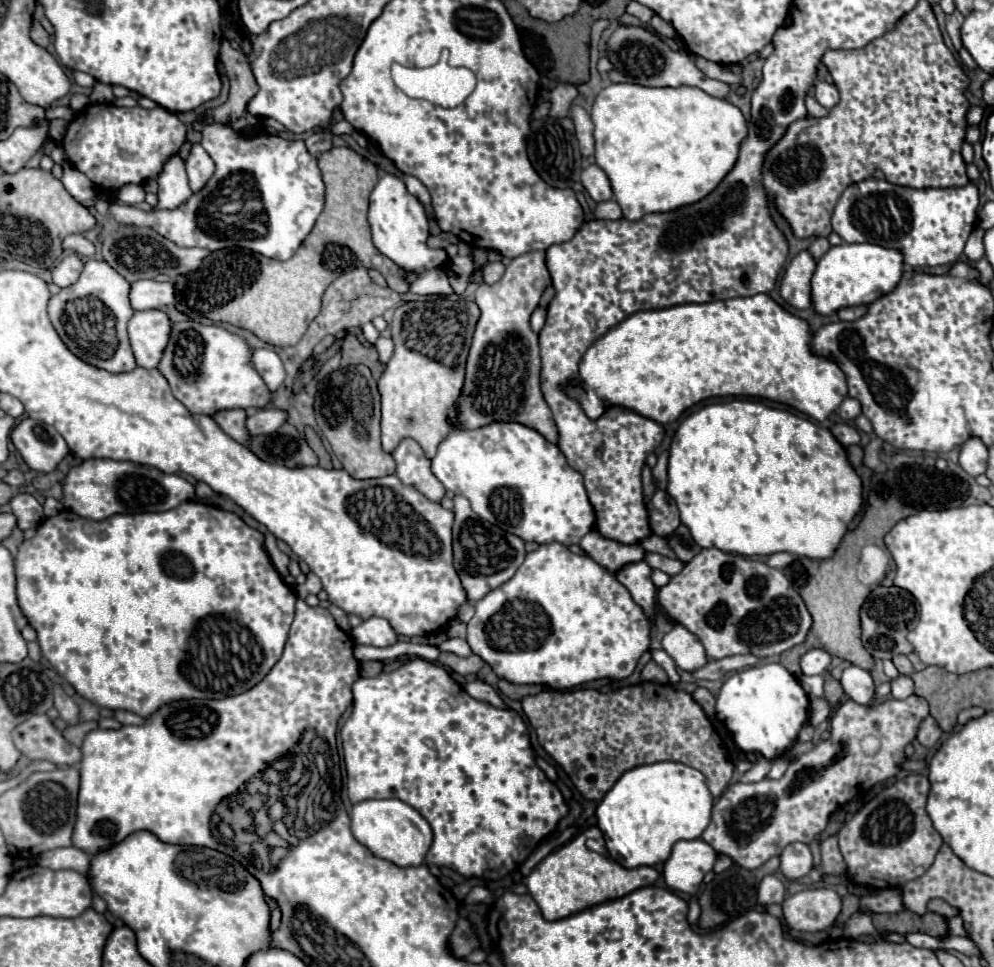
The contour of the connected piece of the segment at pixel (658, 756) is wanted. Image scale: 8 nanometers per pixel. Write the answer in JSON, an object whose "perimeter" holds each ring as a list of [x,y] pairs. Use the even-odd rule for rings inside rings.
{"perimeter":[[[637,683],[621,687],[611,693],[599,693],[597,689],[577,689],[577,691],[541,691],[537,695],[523,697],[523,711],[529,717],[529,723],[537,731],[539,745],[563,767],[571,777],[573,785],[581,797],[591,801],[601,801],[605,793],[615,785],[615,781],[629,769],[657,763],[657,761],[679,761],[697,771],[707,779],[707,787],[715,799],[729,785],[735,765],[729,761],[721,737],[715,733],[711,721],[705,717],[701,705],[691,697],[691,693],[677,691],[661,683]]]}

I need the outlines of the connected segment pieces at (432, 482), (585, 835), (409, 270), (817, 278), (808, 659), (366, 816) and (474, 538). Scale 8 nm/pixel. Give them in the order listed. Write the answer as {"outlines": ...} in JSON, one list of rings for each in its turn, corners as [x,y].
{"outlines":[[[[413,439],[401,441],[391,455],[397,463],[395,475],[405,485],[417,487],[427,499],[431,499],[435,503],[439,503],[445,497],[445,487],[431,473],[431,461],[427,459],[427,455],[419,447],[419,443],[415,443]]],[[[589,827],[571,843],[563,845],[559,851],[543,859],[525,879],[525,885],[541,907],[543,917],[547,921],[557,921],[603,901],[619,899],[639,887],[653,885],[657,877],[659,873],[653,867],[637,867],[631,871],[615,863],[611,855],[607,855],[603,833],[597,827]]],[[[385,173],[375,189],[371,191],[369,199],[369,225],[371,225],[371,237],[373,245],[393,259],[401,271],[405,271],[407,281],[413,283],[419,271],[431,269],[431,267],[443,267],[447,263],[447,253],[443,249],[429,249],[427,247],[427,237],[429,237],[429,227],[427,227],[427,215],[421,205],[421,201],[411,195],[405,187],[405,183],[395,177]]],[[[841,243],[831,247],[819,261],[811,279],[813,305],[821,315],[831,315],[841,307],[867,305],[881,295],[893,291],[903,273],[903,255],[897,249],[887,249],[873,243]]],[[[811,649],[801,657],[801,669],[805,675],[821,675],[827,671],[831,663],[831,655],[823,649]]],[[[371,799],[355,803],[351,811],[351,831],[353,837],[375,857],[391,861],[397,867],[421,865],[433,843],[433,831],[429,823],[411,805],[399,799]]],[[[455,497],[455,523],[453,523],[453,567],[461,579],[469,603],[483,599],[489,591],[509,581],[525,559],[525,543],[517,535],[505,533],[489,521],[481,519],[469,507],[465,497]]]]}

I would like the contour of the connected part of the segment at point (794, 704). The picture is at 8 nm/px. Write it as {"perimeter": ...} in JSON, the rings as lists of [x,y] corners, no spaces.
{"perimeter":[[[767,663],[767,665],[737,671],[723,683],[723,687],[717,695],[717,717],[727,725],[727,729],[731,731],[731,735],[735,739],[735,745],[741,751],[745,751],[745,753],[755,751],[767,759],[775,759],[777,755],[781,755],[785,749],[789,749],[793,745],[799,729],[807,723],[809,697],[805,695],[799,681],[783,665]]]}

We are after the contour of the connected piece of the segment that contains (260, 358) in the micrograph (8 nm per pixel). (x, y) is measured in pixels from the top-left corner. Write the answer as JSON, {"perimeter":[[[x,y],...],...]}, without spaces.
{"perimeter":[[[255,349],[253,365],[271,391],[275,391],[283,383],[285,367],[283,367],[281,357],[273,349]]]}

